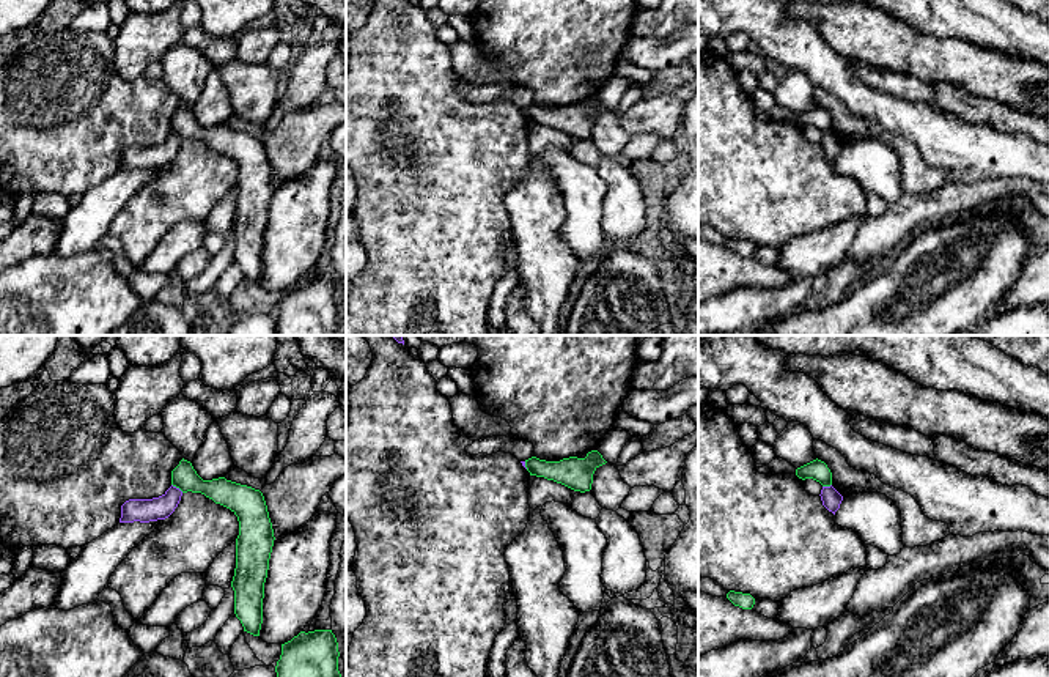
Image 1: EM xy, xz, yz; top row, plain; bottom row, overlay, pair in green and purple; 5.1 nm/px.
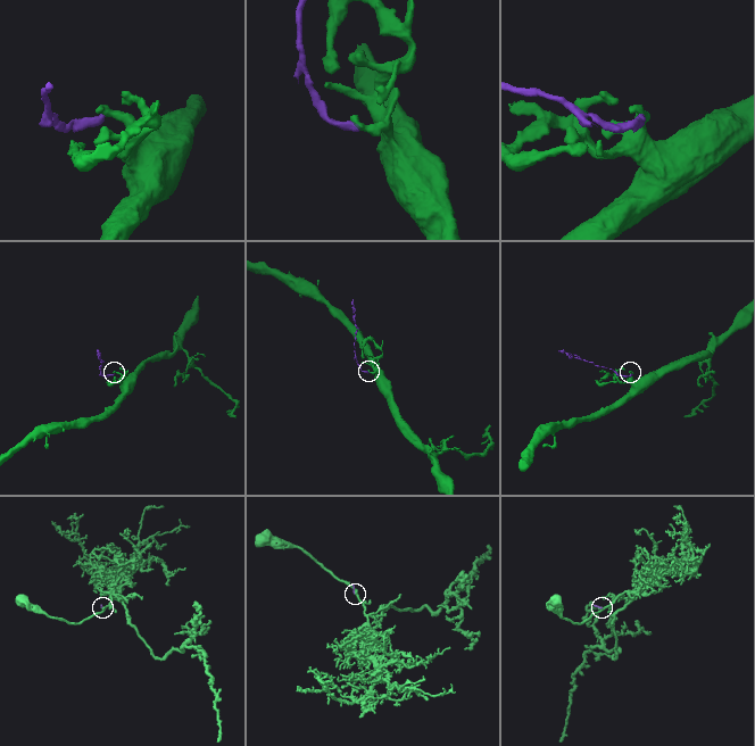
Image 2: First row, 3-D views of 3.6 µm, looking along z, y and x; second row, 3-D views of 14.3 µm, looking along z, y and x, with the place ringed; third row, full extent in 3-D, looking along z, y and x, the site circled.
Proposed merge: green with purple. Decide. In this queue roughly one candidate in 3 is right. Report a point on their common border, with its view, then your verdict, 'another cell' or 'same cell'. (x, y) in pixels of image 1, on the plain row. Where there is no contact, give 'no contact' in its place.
xy (178, 134) | another cell

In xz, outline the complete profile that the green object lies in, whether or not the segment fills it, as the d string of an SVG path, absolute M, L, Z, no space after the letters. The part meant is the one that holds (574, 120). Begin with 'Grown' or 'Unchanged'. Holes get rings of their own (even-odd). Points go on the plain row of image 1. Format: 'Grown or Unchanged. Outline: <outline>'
Unchanged. Outline: M591 98L585 105L569 104L560 109L546 109L536 104L525 107L530 123L544 124L561 131L574 139L590 139L594 118L607 109L598 98Z

